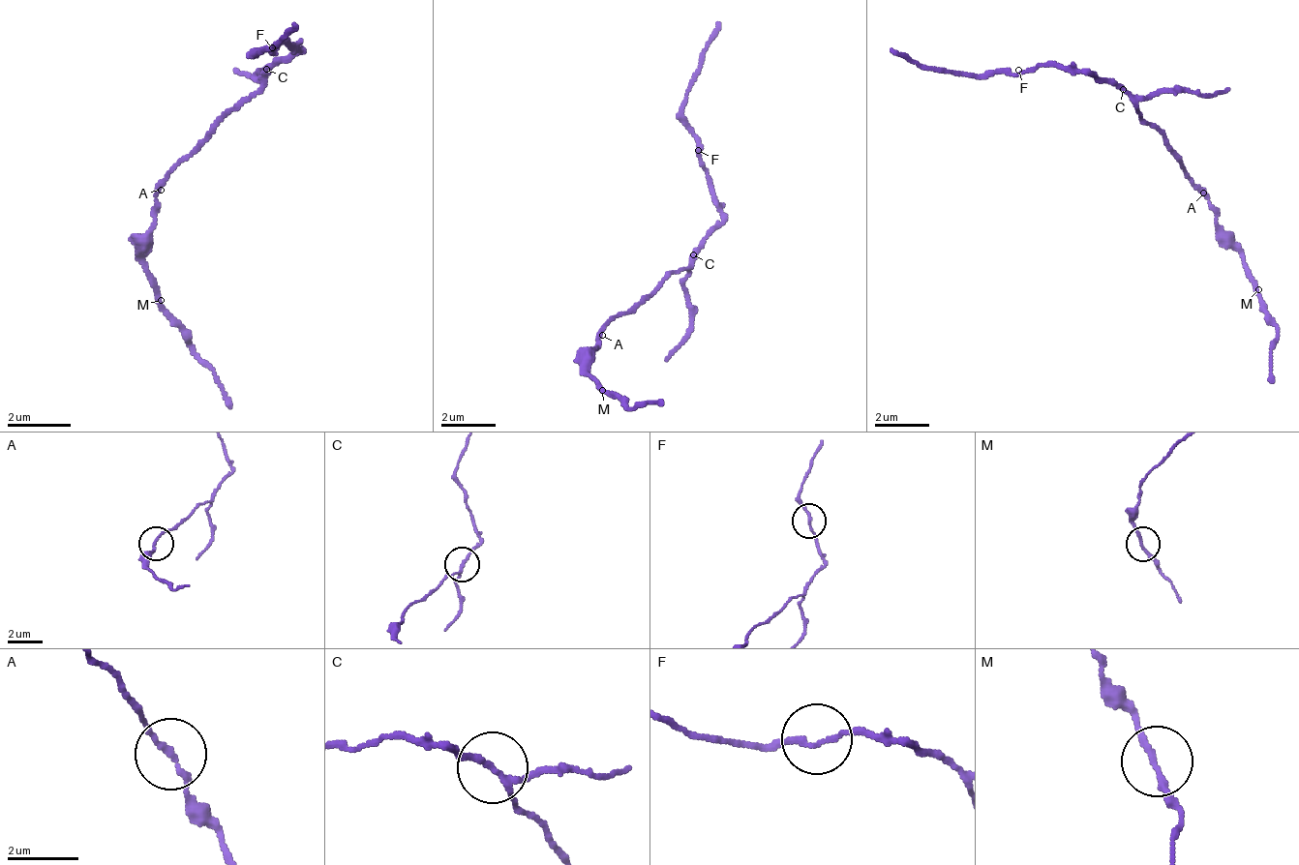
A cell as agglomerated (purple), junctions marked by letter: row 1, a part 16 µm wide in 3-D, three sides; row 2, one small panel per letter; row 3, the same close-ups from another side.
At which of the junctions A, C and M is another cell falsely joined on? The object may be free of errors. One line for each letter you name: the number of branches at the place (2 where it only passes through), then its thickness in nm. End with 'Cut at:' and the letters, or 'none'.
C: branches 3; calibre 140 nm
Cut at: C

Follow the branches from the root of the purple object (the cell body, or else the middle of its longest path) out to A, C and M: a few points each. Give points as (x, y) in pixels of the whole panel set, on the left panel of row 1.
A: (225, 119), (161, 182), (161, 190)
C: (225, 119), (263, 79), (263, 72)
M: (225, 119), (169, 174), (169, 182), (153, 197), (153, 253), (145, 260), (145, 277), (161, 300)

